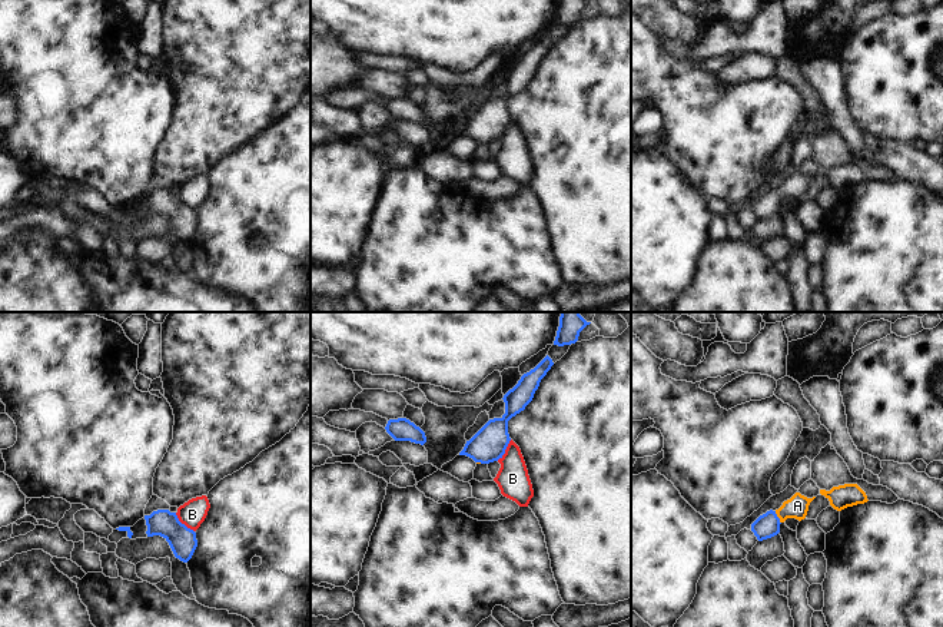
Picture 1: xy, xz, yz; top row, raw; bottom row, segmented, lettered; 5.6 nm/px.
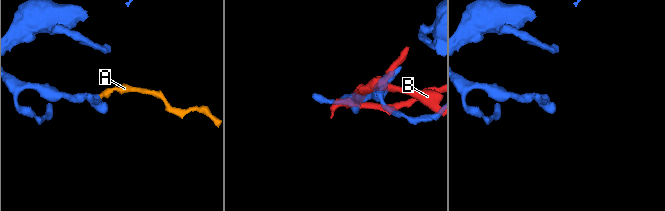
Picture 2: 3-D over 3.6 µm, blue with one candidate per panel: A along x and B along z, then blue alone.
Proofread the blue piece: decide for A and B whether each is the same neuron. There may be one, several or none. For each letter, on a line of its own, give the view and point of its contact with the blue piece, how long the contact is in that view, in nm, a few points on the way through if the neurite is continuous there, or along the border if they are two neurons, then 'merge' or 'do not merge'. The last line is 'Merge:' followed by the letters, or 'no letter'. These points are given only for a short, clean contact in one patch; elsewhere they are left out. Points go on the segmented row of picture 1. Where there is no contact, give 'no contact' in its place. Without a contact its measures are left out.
A: yz (777, 517) | 80 nm | across yz (767, 526), (777, 517), (797, 506) | merge
B: xy (183, 524) | 160 nm | do not merge
Merge: A

